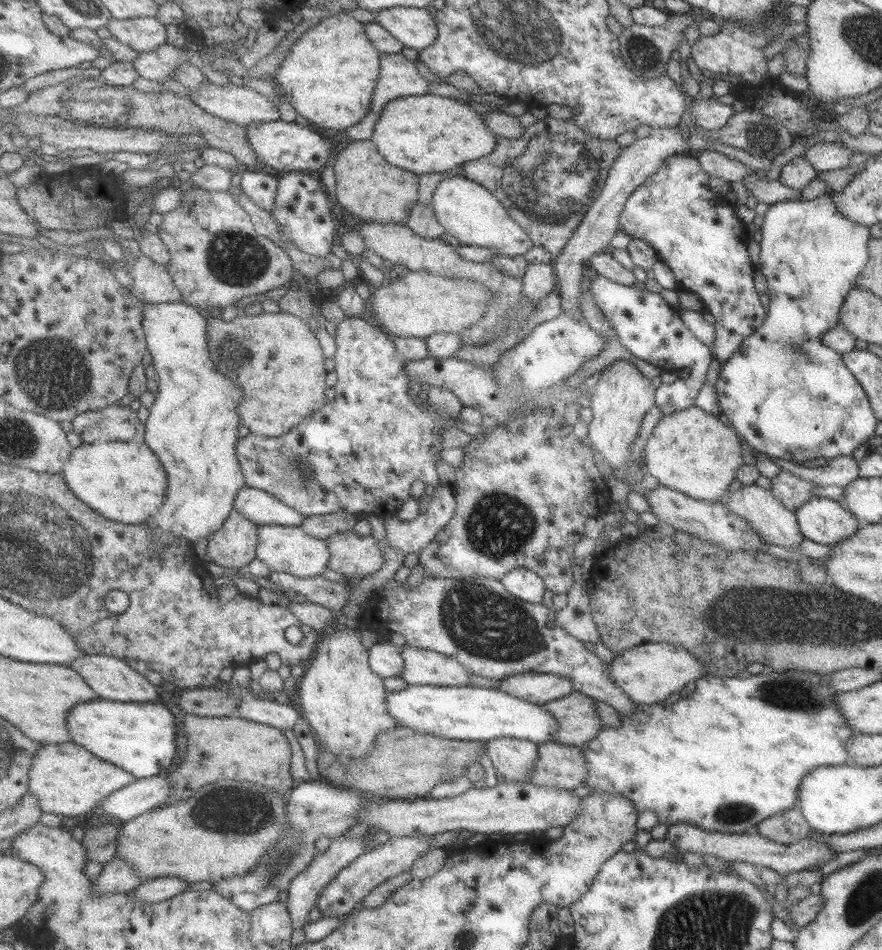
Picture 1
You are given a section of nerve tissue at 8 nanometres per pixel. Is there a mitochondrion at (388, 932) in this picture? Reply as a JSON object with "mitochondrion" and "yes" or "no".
{"mitochondrion":"yes"}

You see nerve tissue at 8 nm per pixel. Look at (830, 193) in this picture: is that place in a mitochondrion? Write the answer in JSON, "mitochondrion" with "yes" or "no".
{"mitochondrion":"no"}

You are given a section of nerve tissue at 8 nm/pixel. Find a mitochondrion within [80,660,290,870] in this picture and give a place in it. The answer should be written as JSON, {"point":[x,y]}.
{"point":[224,816]}

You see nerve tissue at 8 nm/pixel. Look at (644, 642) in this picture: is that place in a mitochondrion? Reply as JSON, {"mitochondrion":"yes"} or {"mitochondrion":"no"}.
{"mitochondrion":"no"}

